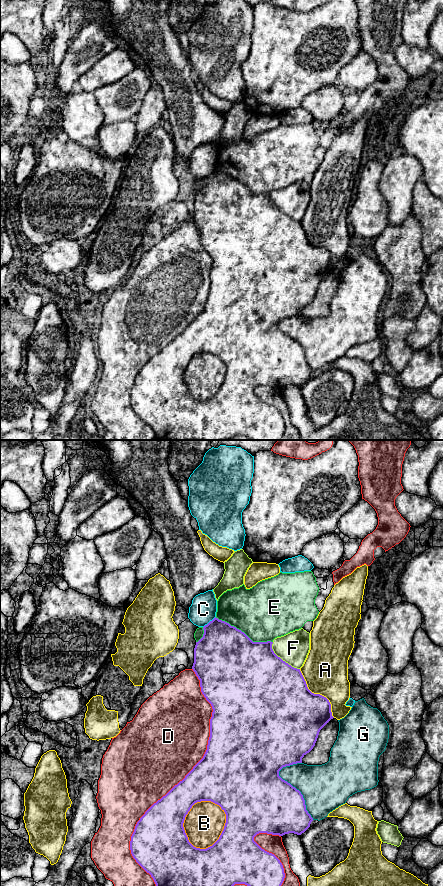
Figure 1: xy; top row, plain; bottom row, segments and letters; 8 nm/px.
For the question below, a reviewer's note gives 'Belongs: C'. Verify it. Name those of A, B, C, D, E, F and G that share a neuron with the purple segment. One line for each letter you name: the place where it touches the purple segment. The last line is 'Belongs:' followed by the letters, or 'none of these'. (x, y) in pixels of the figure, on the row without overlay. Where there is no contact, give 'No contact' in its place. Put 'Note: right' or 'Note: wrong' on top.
Note: wrong
Belongs: none of these

